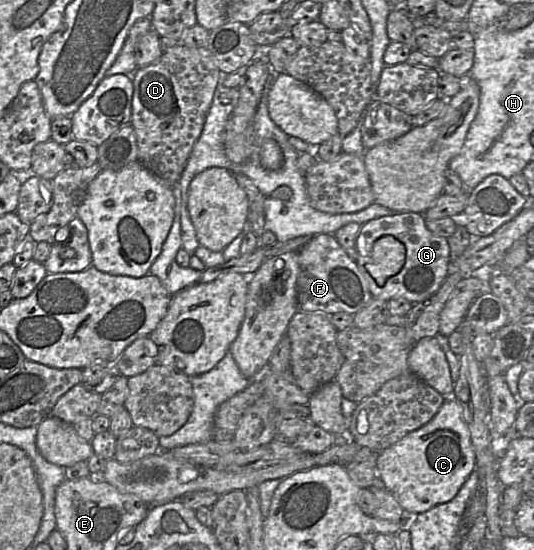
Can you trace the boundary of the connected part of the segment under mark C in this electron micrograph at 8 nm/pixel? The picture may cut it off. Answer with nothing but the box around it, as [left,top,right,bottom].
[376,397,476,517]

